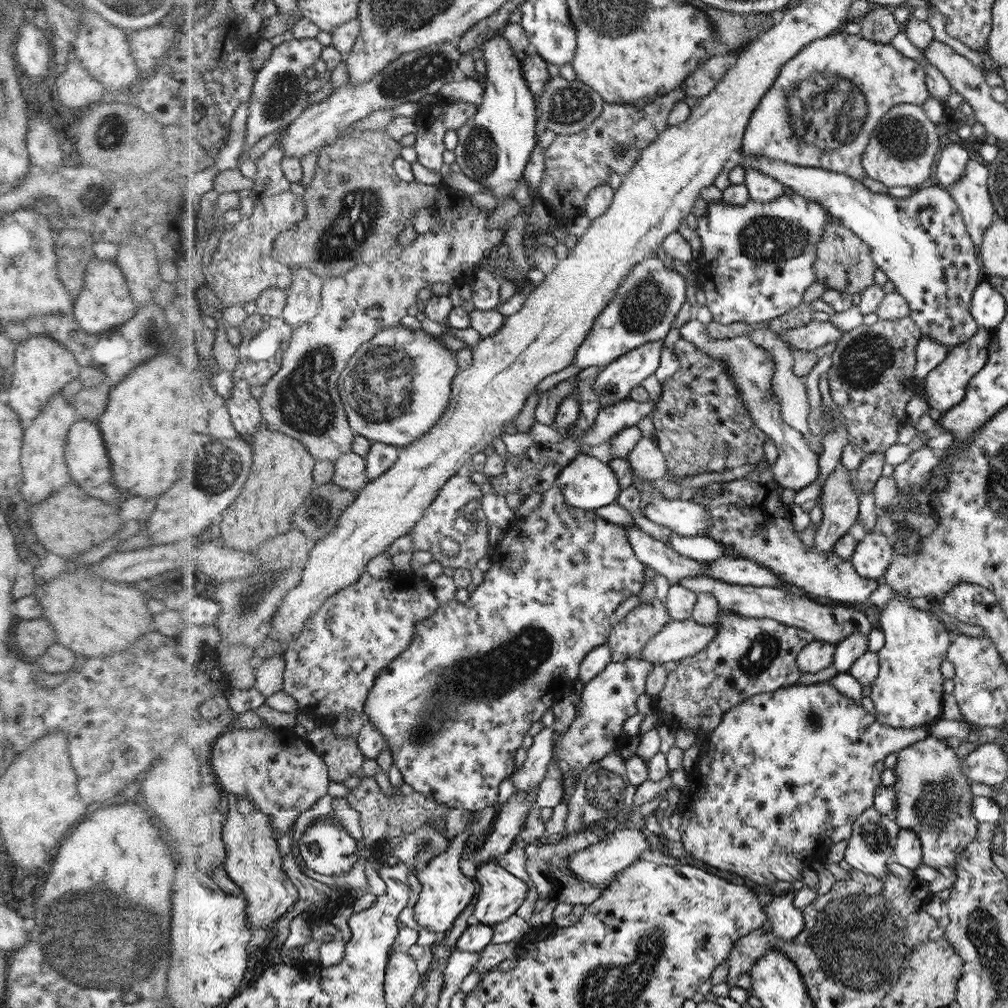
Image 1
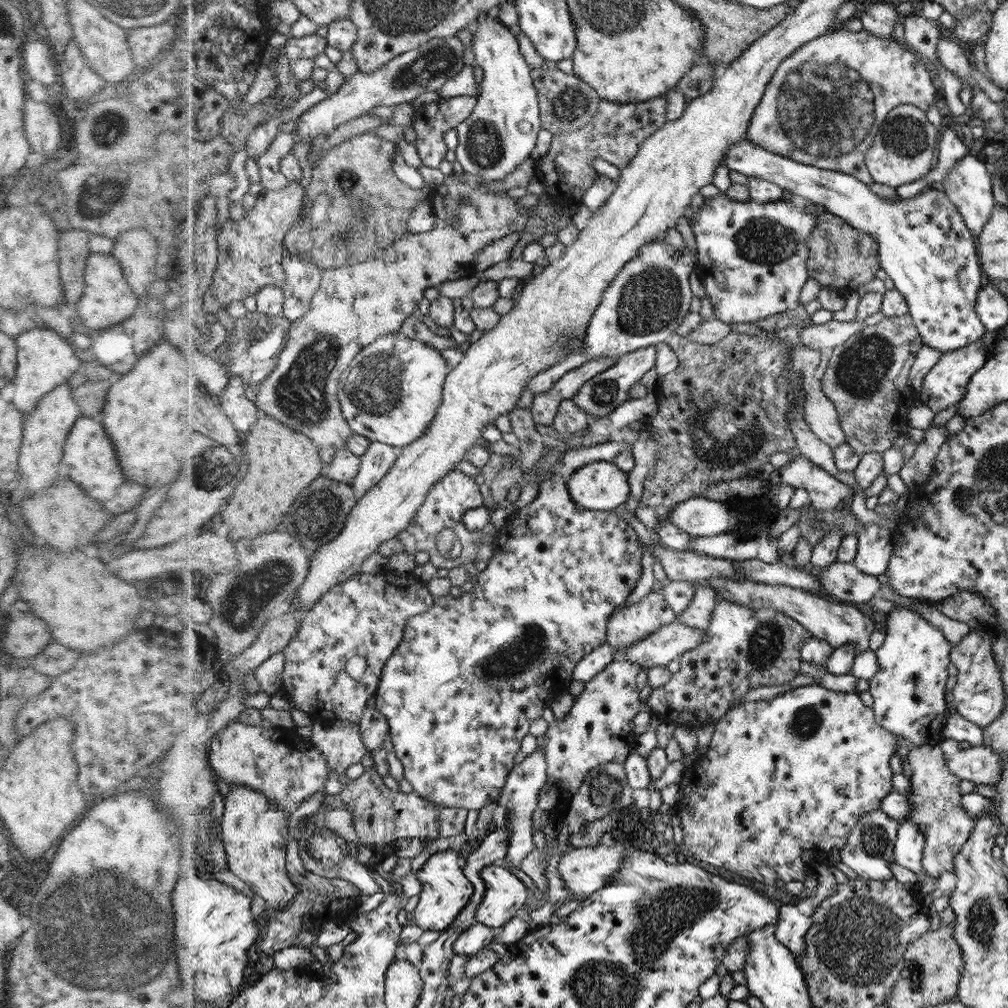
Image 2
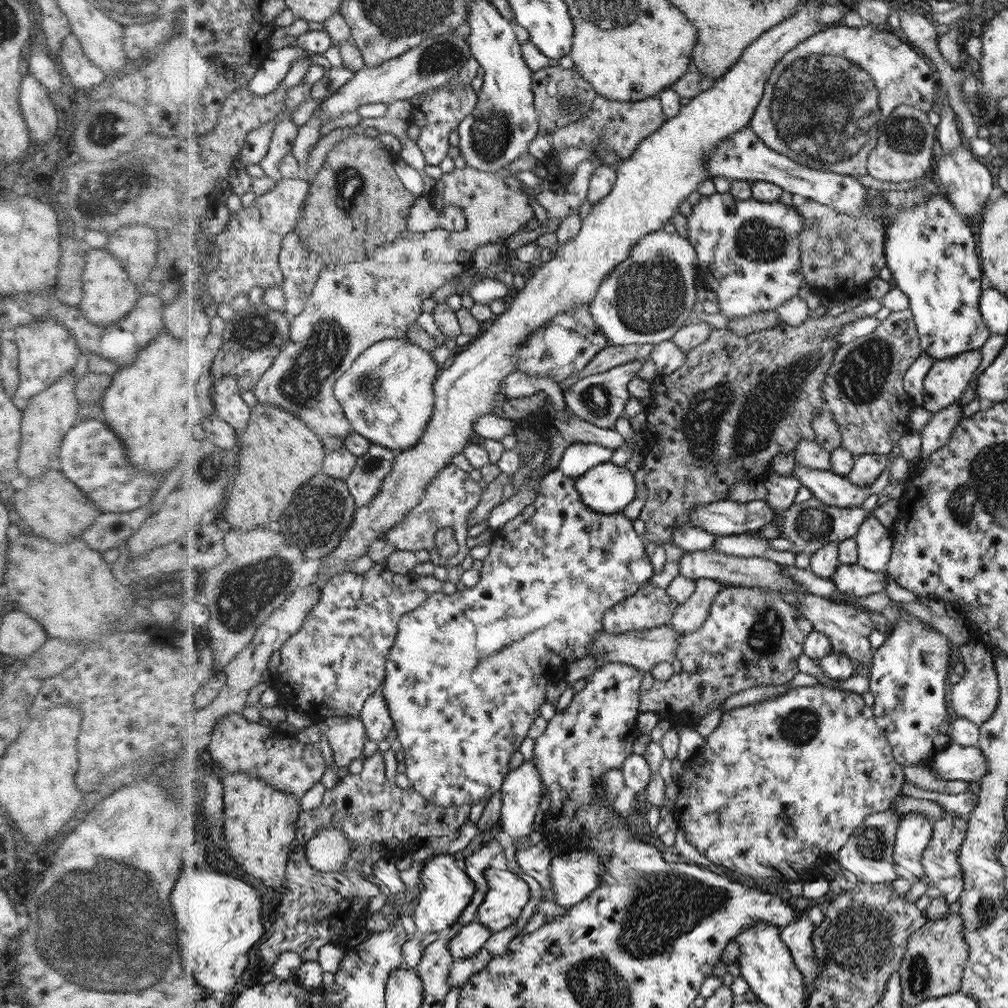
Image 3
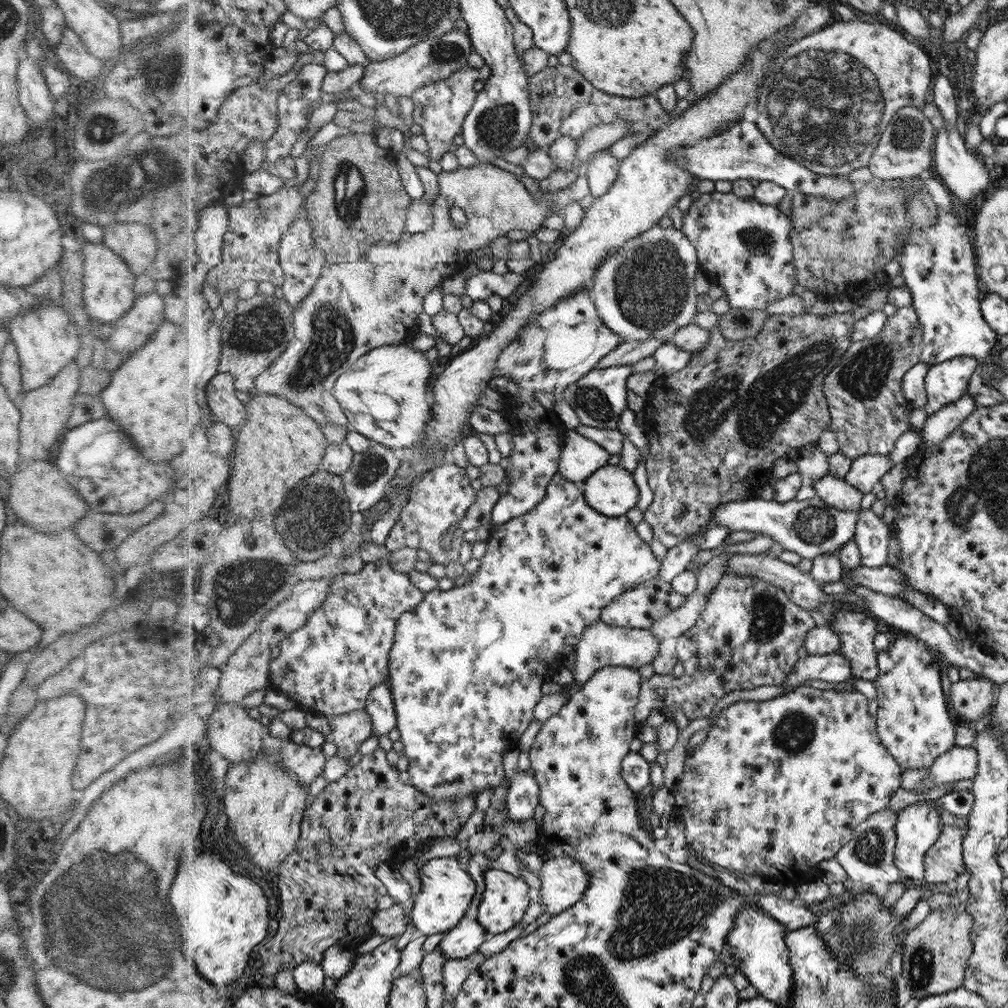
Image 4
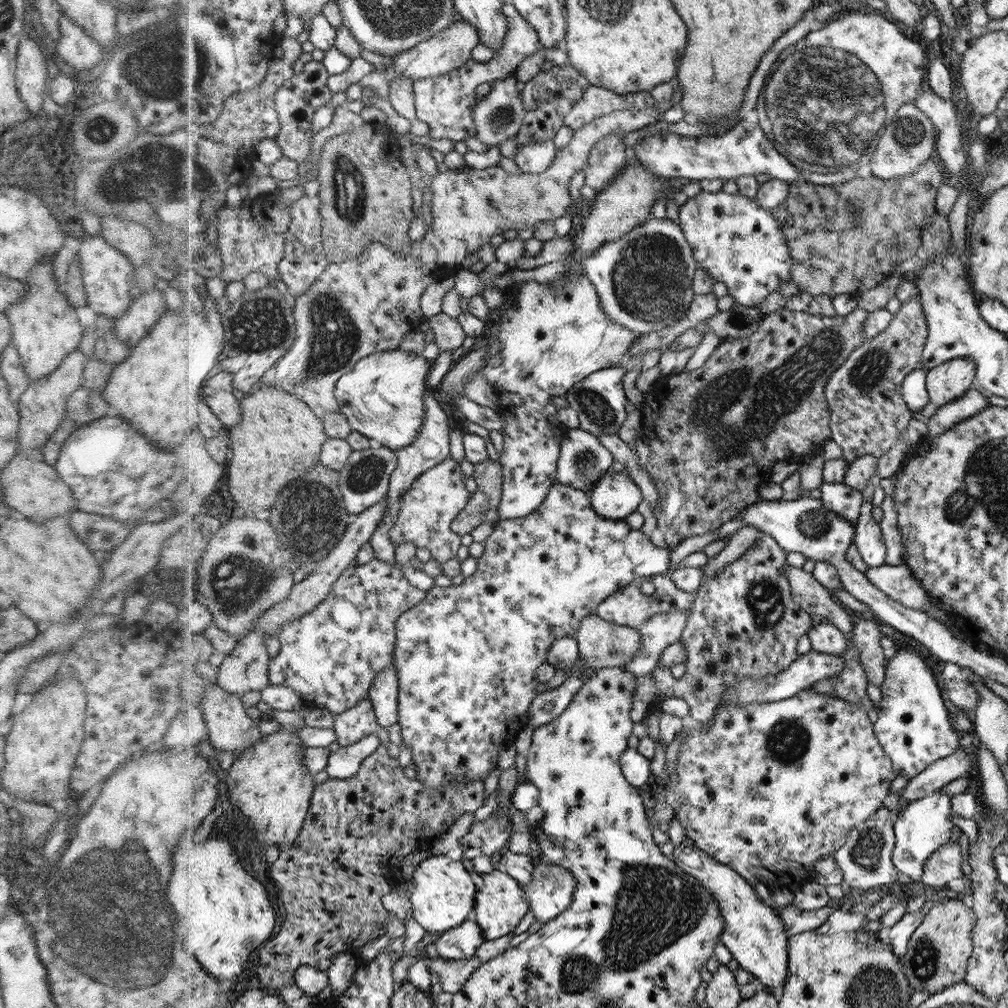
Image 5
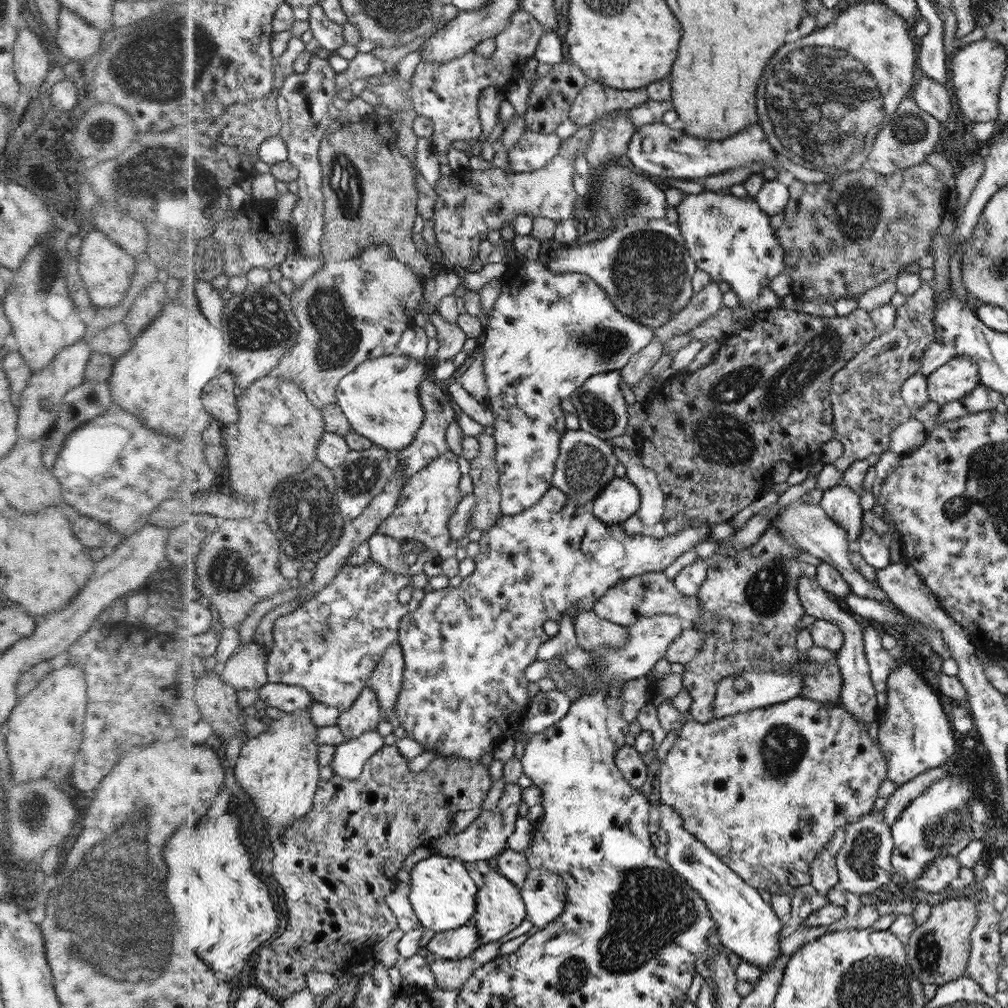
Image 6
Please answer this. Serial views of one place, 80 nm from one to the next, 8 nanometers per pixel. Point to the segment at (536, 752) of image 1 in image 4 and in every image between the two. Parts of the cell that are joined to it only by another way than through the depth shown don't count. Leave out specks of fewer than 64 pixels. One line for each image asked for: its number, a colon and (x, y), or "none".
2: (520, 794)
3: (522, 791)
4: (522, 796)

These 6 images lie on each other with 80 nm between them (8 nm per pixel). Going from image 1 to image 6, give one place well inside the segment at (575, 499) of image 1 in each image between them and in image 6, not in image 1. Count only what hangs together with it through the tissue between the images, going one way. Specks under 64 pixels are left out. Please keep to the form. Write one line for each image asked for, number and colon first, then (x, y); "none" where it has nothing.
2: (601, 486)
3: (607, 488)
4: (612, 491)
5: (616, 496)
6: (620, 501)

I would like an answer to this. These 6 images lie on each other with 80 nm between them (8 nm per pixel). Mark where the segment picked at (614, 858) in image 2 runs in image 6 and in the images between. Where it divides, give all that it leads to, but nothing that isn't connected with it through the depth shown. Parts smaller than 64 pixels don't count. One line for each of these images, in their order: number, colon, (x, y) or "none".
3: (573, 876)
4: (563, 881)
5: (551, 890)
6: (544, 892)

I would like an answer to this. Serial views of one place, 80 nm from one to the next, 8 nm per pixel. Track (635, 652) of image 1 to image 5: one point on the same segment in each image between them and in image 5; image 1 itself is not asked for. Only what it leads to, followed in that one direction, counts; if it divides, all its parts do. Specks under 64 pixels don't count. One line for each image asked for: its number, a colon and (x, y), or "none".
2: (628, 625)
3: (652, 606)
4: (642, 606)
5: (633, 605)

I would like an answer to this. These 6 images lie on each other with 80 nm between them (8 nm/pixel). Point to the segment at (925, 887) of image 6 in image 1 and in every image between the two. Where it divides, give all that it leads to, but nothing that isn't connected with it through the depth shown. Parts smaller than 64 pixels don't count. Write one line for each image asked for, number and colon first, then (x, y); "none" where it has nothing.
1: (932, 795)
2: (938, 809)
3: (941, 859)
4: (944, 862)
5: (945, 865)

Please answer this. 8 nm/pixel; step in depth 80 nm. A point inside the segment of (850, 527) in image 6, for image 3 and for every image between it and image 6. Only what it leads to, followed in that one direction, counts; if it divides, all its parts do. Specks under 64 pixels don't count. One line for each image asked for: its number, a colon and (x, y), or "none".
3: (834, 490)
4: (835, 492)
5: (844, 500)

